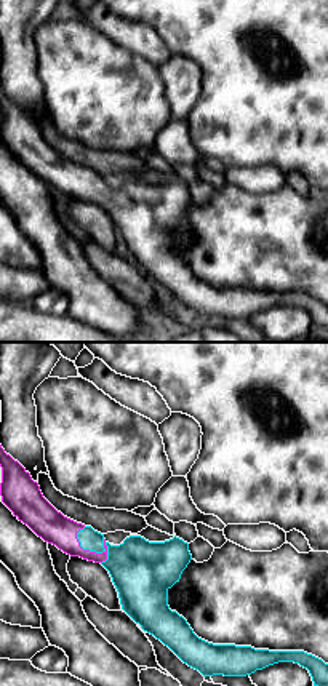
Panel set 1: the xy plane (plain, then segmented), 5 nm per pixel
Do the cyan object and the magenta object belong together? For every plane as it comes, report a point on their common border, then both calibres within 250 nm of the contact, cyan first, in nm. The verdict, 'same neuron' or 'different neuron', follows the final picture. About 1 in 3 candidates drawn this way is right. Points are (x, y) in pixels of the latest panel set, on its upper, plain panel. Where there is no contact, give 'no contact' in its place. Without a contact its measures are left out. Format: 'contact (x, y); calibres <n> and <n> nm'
contact (88, 191); calibres 110 and 160 nm

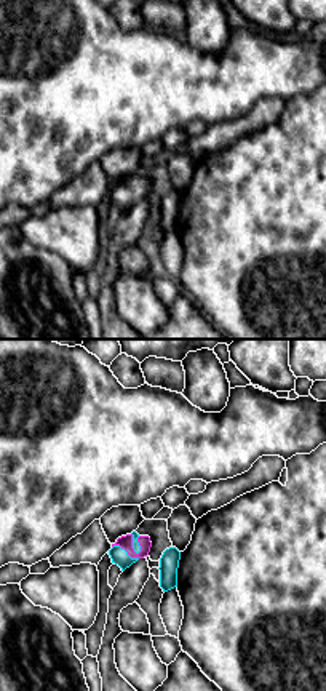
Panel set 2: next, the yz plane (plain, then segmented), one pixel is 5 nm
contact (125, 192); calibres 90 and 70 nm

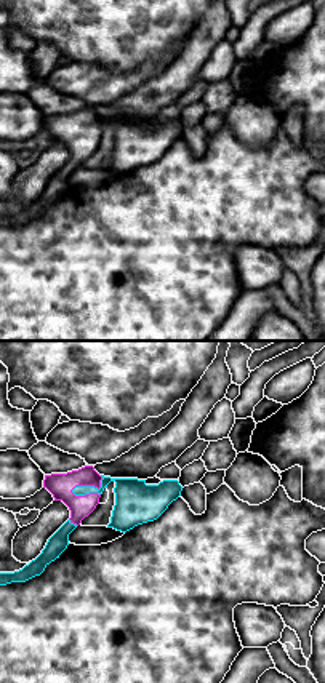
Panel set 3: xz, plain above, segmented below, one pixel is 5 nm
contact (90, 128); calibres 220 and 120 nm

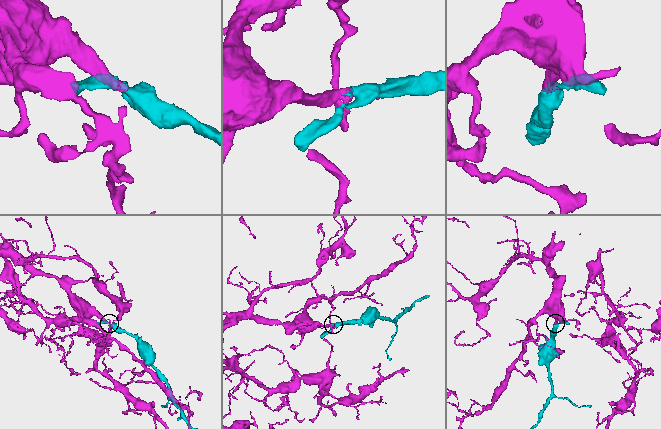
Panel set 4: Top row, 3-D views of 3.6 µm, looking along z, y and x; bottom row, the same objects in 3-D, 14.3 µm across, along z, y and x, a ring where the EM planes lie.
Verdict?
same neuron

